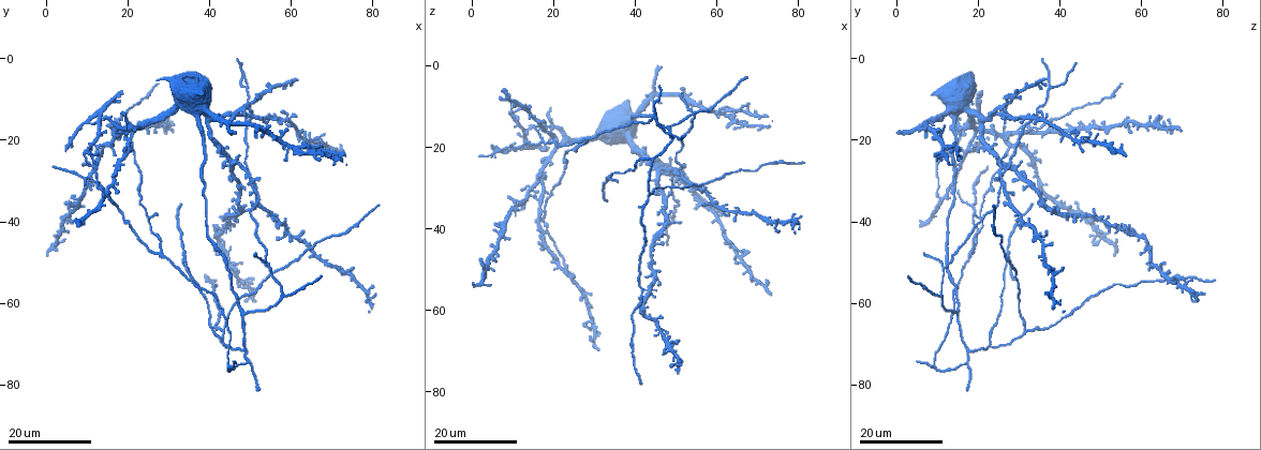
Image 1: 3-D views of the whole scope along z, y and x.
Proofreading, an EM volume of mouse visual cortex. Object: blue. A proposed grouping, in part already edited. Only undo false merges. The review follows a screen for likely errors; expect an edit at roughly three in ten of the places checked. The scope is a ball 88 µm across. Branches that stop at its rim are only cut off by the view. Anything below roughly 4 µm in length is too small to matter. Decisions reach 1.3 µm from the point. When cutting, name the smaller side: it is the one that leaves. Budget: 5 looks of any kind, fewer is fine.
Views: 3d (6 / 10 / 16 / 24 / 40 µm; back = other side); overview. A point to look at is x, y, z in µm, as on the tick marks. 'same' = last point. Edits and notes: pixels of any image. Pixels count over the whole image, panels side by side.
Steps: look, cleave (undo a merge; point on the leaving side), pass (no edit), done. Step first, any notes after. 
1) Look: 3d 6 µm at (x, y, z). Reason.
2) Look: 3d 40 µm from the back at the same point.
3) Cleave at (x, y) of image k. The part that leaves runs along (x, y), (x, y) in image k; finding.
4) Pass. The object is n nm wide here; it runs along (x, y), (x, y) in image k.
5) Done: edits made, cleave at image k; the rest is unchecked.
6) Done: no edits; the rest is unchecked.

Look: 3d 24 µm at (44.0, 71.0, 22.5). A fork.

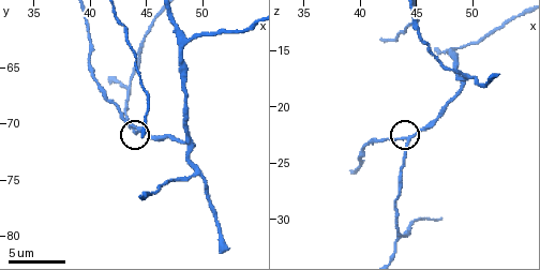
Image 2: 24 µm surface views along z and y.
Look: 3d 10 µm at (44.4, 70.8, 23.0).

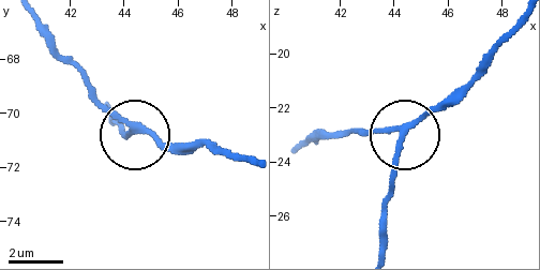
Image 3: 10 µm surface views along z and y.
Pass. The side arm is 44 µm long; 3 arms meet here; all the same neuron.

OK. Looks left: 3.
Look: 3d 16 µm at (48.6, 62.6, 14.8). Branch point.

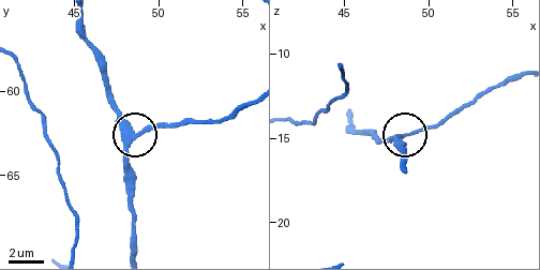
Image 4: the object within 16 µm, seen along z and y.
Pass. It runs along (347, 114), (356, 131), (377, 139), (437, 125), (449, 115) in image 4; continuous, no second neuron.

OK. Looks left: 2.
Look: 3d 16 µm at (55.0, 51.5, 11.5). A fork.

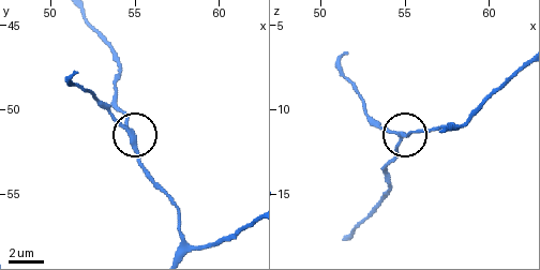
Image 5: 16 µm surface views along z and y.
Look: 3d 10 µm at (54.7, 51.6, 11.5).

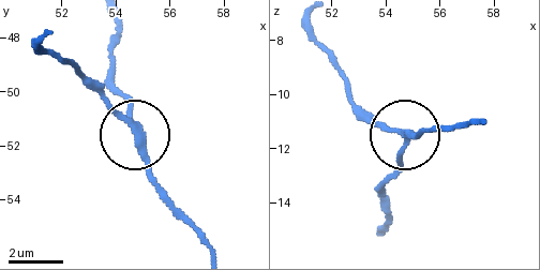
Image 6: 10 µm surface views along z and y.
Pass. The object is 240 nm wide here; it runs along (378, 229), (383, 188), (403, 137), (376, 125), (350, 103) in image 6; continuous, no second neuron.

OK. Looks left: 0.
Done: no edits; the rest is unchecked.

